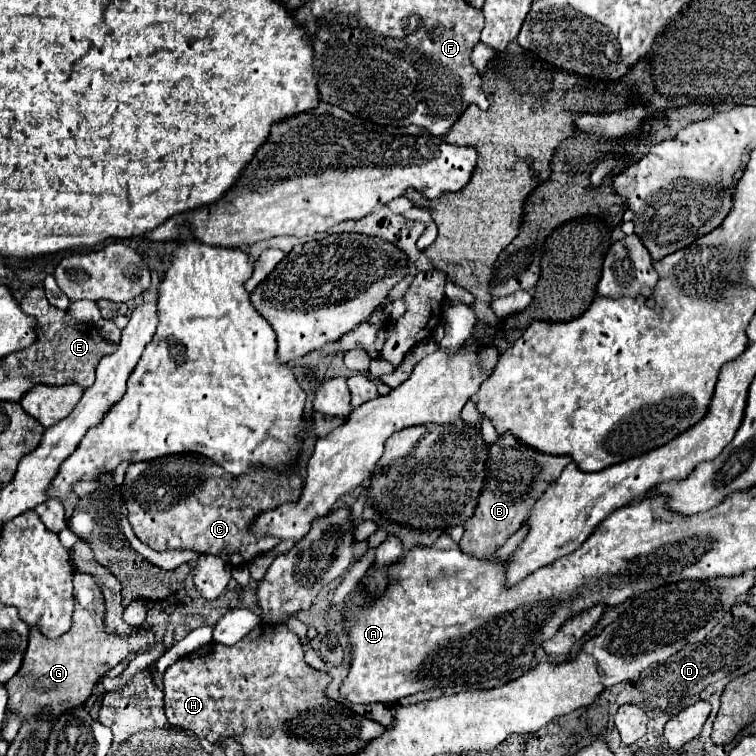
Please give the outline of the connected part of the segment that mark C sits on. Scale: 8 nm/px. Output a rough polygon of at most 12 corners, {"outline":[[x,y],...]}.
{"outline":[[209,458],[129,468],[123,502],[157,552],[235,566],[279,540],[255,518],[297,502],[303,472],[227,478]]}

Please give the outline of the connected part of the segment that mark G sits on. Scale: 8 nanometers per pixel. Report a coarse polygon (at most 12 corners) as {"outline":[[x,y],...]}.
{"outline":[[75,574],[73,628],[31,628],[5,684],[23,720],[85,704],[105,672],[155,642],[117,636],[93,576]]}

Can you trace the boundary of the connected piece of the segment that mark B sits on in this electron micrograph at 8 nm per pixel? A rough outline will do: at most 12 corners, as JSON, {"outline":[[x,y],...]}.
{"outline":[[511,434],[491,470],[461,550],[493,558],[571,462]]}

